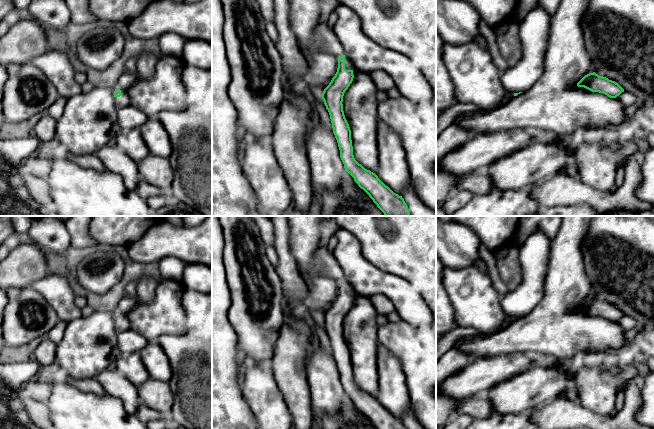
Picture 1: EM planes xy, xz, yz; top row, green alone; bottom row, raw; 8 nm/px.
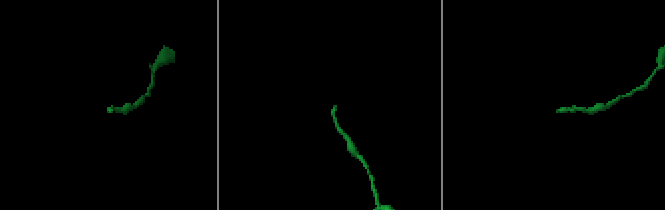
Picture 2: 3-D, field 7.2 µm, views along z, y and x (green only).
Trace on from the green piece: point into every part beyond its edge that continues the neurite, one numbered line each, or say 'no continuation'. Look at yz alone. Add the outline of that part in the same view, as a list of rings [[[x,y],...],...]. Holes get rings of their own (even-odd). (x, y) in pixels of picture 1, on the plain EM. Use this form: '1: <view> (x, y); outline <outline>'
1: yz (509, 320); outline [[[508,316],[504,321],[504,323],[501,327],[501,330],[510,326],[513,322],[514,322],[514,317],[513,316]]]

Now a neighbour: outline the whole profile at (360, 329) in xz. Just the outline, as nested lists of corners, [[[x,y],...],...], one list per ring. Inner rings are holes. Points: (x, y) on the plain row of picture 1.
[[[359,295],[343,320],[343,335],[351,354],[353,379],[365,393],[376,397],[378,393],[378,327],[377,312],[369,297]]]

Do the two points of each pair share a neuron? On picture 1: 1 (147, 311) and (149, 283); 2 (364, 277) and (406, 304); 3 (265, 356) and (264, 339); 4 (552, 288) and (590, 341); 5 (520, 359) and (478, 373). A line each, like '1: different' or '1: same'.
1: different
2: same
3: same
4: same
5: same

